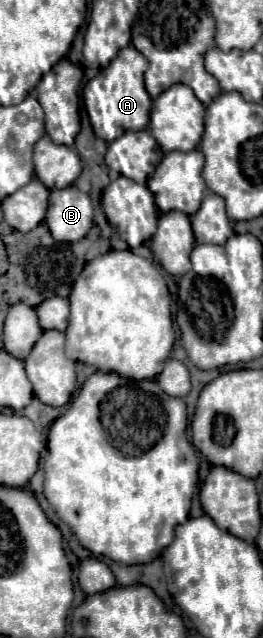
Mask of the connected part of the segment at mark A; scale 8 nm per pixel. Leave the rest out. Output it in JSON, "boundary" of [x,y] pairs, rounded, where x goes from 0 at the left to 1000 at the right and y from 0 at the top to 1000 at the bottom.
{"boundary":[[[510,72],[464,75],[426,100],[388,108],[380,118],[346,124],[316,139],[316,158],[357,208],[403,223],[456,213],[456,207],[532,207],[563,197],[570,185],[570,150],[548,138],[548,113],[563,94],[517,82]]]}

